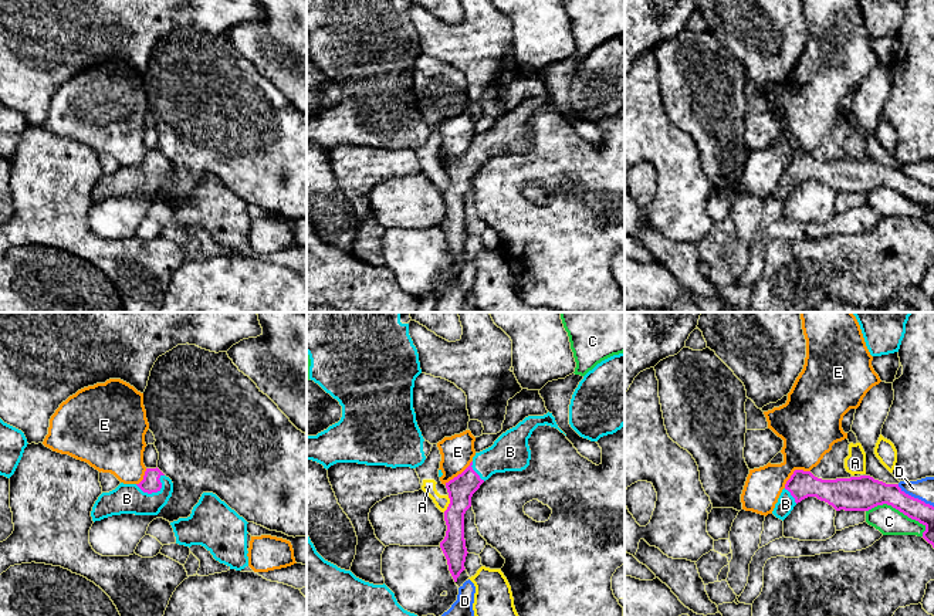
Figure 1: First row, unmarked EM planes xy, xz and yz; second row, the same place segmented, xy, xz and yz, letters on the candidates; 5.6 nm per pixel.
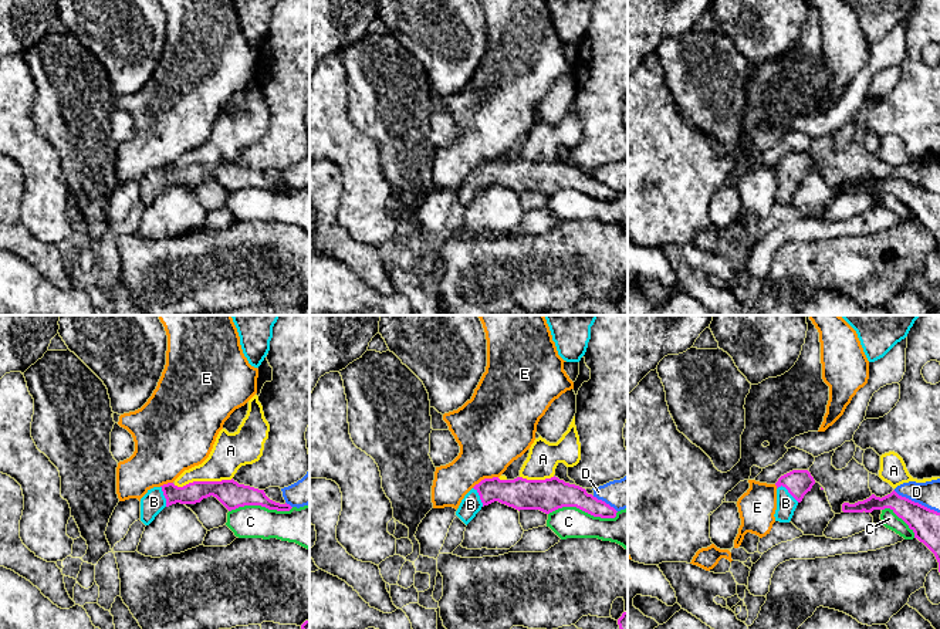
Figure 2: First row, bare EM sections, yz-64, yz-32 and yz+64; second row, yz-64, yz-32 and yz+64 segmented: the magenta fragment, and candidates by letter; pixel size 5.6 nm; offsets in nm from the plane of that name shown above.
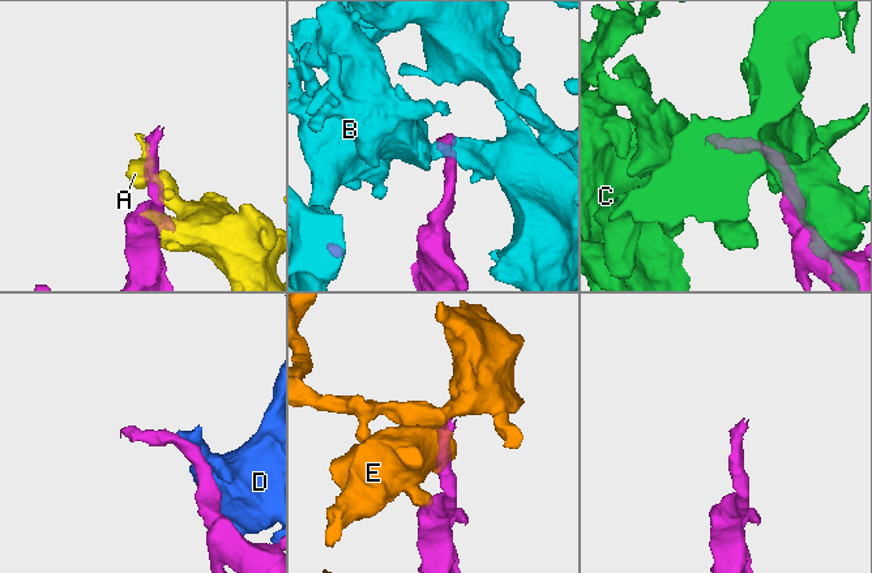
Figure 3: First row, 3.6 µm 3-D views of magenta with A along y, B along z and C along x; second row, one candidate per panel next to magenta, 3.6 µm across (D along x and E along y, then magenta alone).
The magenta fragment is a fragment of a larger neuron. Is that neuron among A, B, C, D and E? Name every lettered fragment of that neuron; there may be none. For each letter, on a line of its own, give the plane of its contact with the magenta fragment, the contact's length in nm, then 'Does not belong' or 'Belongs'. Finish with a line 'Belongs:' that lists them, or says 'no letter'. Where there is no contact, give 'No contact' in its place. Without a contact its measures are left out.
A: Touches magenta in xz. Shared border 100 nm. Does not belong
B: Touches magenta in xy. Shared border 180 nm. Belongs
C: Touches magenta in yz. Shared border 360 nm. Does not belong
D: Touches magenta in yz. Shared border 240 nm. Does not belong
E: Touches magenta in yz. Shared border 180 nm. Does not belong
Belongs: B

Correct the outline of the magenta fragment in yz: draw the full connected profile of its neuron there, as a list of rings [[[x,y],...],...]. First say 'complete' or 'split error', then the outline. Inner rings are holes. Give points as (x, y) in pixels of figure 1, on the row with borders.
split error; [[[795,470],[772,514],[784,521],[793,507],[808,497],[816,497],[836,511],[869,511],[877,505],[891,505],[923,524],[923,538],[934,548],[934,507],[906,494],[899,484],[886,484],[870,475],[822,480],[811,471]]]

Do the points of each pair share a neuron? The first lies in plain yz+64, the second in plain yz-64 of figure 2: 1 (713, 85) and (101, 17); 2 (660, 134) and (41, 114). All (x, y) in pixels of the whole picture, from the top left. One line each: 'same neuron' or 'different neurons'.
1: different neurons
2: different neurons

